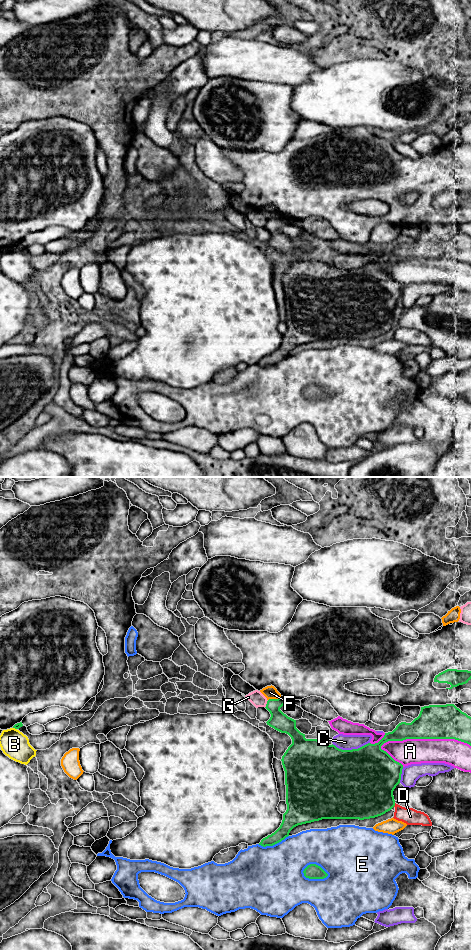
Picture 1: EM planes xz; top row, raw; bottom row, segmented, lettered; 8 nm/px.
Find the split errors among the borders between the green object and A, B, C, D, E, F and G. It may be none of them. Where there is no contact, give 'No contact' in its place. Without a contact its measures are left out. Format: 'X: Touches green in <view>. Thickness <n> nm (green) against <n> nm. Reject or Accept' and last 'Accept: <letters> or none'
A: Touches green in xz. Thickness 280 nm (green) against 200 nm. Reject
B: Touches green in xz. Thickness 50 nm (green) against 220 nm. Reject
C: Touches green in xz. Thickness 500 nm (green) against 130 nm. Reject
D: Touches green in xz. Thickness 420 nm (green) against 140 nm. Reject
E: Touches green in xz. Thickness 120 nm (green) against 400 nm. Reject
F: Touches green in xz. Thickness 150 nm (green) against 110 nm. Reject
G: Touches green in xz. Thickness 150 nm (green) against 110 nm. Reject
Accept: none

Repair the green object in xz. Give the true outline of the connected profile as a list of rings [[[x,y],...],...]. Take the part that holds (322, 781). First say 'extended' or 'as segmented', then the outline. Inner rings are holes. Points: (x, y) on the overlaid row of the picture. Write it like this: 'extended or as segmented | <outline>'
as segmented | [[[282,698],[269,699],[265,707],[271,714],[267,725],[288,734],[292,744],[281,759],[285,771],[287,810],[280,827],[259,843],[263,847],[281,842],[298,825],[322,819],[364,820],[390,811],[395,806],[393,791],[400,783],[403,765],[381,749],[388,741],[455,739],[471,746],[471,717],[454,704],[421,707],[417,718],[411,723],[399,723],[392,732],[385,733],[378,743],[342,750],[322,740],[306,739],[305,734],[296,728],[296,720],[280,710],[286,703]]]

